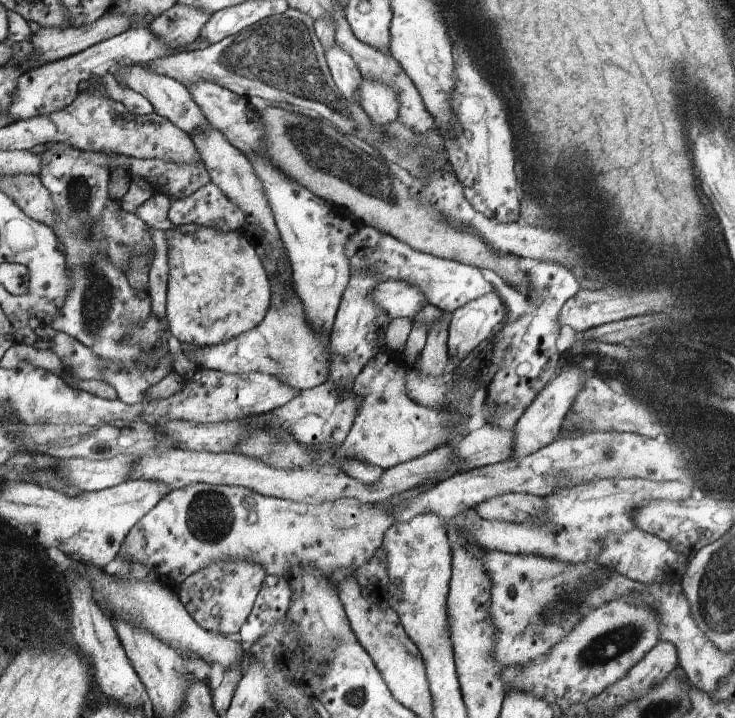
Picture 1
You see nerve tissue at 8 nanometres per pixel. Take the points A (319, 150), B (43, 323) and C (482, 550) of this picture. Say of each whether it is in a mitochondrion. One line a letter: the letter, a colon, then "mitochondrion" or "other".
A: mitochondrion
B: other
C: other

